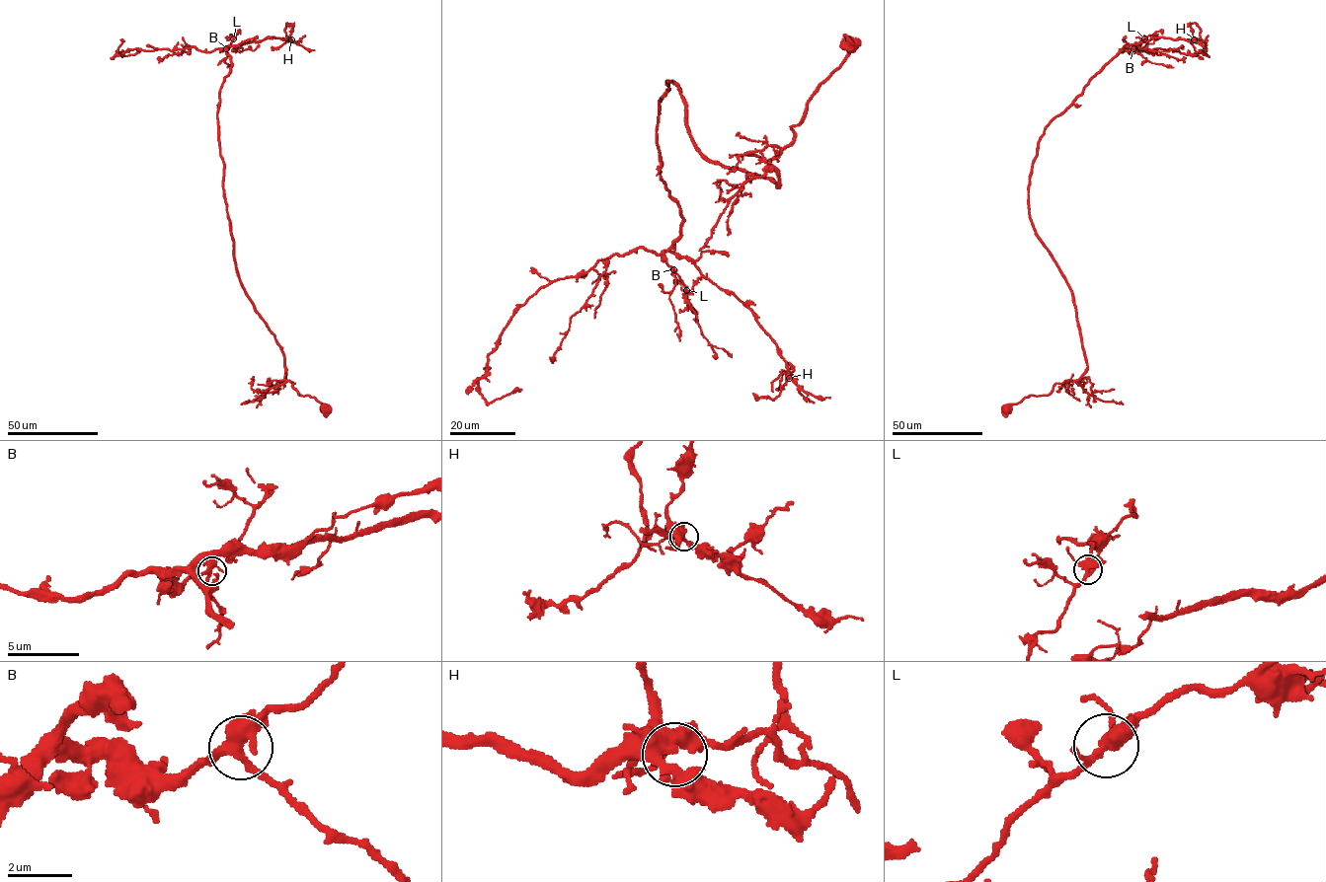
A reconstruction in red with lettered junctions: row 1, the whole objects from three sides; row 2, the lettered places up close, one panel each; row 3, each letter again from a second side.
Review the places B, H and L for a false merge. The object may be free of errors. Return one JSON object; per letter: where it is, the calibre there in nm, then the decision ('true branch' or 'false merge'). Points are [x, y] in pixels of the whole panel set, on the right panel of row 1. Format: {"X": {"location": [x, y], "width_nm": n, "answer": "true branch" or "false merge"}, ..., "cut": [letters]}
{"B": {"location": [1133, 48], "width_nm": 420, "answer": "true branch"}, "H": {"location": [1194, 39], "width_nm": 400, "answer": "true branch"}, "L": {"location": [1144, 38], "width_nm": 380, "answer": "true branch"}, "cut": []}

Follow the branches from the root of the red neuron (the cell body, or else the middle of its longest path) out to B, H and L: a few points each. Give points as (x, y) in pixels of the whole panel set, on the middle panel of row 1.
B: (848, 44), (770, 162), (779, 186), (709, 161), (666, 83), (657, 143), (683, 219), (663, 255), (673, 269)
H: (848, 44), (779, 186), (709, 161), (673, 82), (660, 101), (669, 250), (789, 378)
L: (848, 44), (770, 162), (779, 186), (709, 161), (666, 83), (657, 143), (683, 223), (663, 256), (685, 289)

